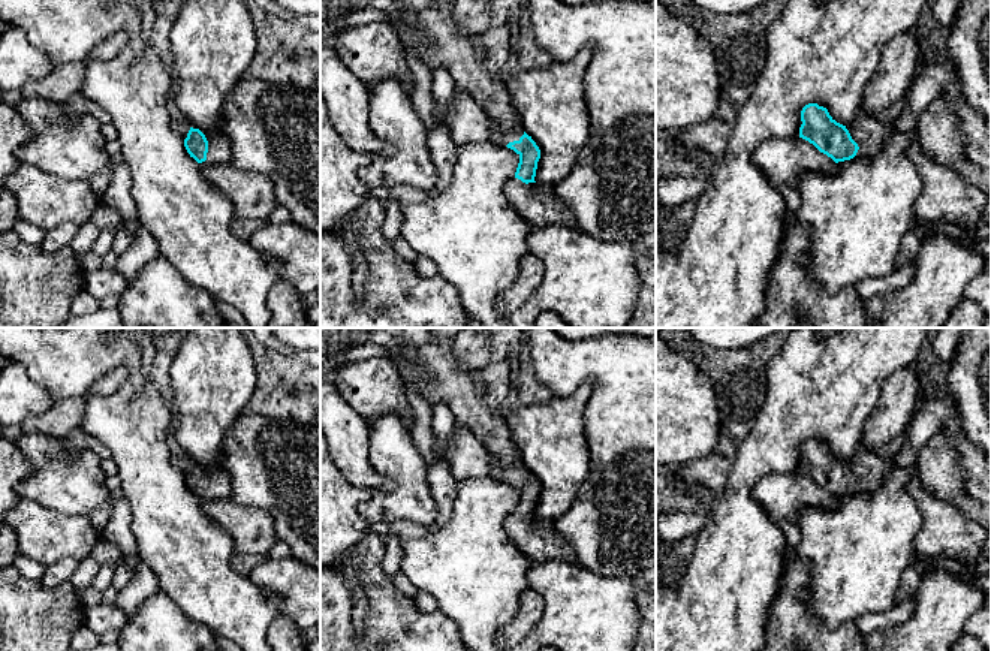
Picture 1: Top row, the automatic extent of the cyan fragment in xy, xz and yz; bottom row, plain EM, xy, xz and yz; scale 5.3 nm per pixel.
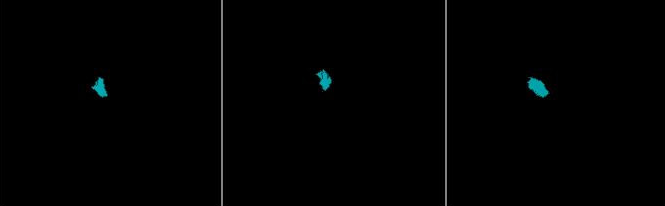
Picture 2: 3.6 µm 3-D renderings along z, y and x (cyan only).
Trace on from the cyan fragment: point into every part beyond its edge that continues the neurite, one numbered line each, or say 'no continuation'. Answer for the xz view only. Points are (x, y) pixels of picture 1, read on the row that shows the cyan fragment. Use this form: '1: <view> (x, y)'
1: xz (499, 135)
2: xz (538, 204)

